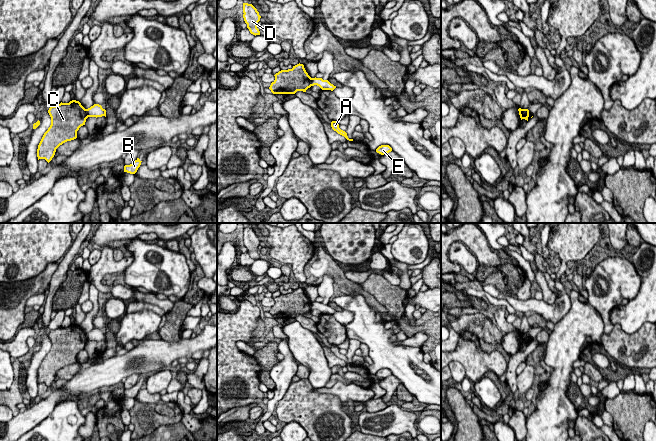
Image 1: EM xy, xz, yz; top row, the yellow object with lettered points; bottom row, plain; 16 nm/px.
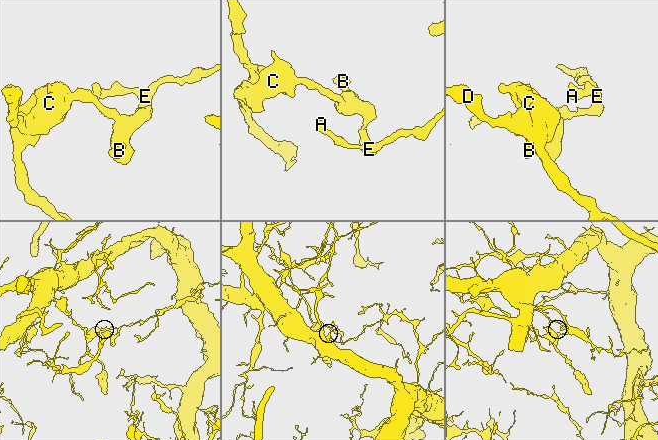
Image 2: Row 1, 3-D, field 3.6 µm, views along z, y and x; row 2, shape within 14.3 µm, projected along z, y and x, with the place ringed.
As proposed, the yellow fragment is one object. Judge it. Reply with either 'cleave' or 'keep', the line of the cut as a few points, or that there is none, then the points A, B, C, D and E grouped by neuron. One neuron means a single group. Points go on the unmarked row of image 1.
cleave; cut xy (85, 333), (88, 340); groups A B E / C D

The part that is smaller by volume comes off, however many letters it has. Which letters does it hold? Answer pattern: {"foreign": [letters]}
{"foreign": ["C", "D"]}

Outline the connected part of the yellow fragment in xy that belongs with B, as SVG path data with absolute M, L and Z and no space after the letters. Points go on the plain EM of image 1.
M137 382L132 388L124 390L124 396L135 398L141 389L141 384Z

